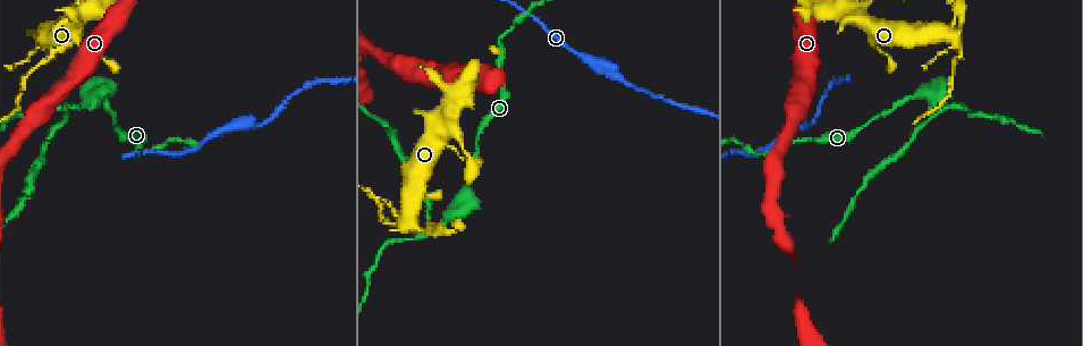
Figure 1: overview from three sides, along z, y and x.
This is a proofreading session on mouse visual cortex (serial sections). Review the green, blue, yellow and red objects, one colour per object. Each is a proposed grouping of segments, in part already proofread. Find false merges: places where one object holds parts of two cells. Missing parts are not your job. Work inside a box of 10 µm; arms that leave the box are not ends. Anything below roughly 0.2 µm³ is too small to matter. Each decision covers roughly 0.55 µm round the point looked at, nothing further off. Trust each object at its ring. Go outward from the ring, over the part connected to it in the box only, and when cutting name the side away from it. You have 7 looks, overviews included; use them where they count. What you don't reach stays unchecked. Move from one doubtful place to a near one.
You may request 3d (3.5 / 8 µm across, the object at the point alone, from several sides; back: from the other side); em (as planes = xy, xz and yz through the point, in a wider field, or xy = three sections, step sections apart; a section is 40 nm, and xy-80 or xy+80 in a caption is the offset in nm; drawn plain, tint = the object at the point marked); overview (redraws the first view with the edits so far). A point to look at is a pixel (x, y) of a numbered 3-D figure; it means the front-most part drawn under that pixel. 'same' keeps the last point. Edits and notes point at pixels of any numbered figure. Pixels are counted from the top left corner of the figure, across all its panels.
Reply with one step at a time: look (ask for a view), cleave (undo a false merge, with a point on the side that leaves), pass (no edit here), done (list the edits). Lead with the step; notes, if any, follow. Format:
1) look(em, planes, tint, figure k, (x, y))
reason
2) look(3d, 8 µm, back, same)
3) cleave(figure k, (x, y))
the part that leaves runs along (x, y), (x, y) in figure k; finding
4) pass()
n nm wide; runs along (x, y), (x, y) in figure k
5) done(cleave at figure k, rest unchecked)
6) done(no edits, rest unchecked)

look(3d, 3.5 µm, figure 1, (581, 59))

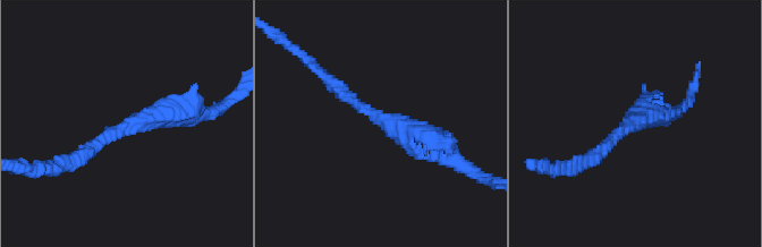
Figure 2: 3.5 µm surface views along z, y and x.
look(em, planes, tint, figure 2, (129, 126))

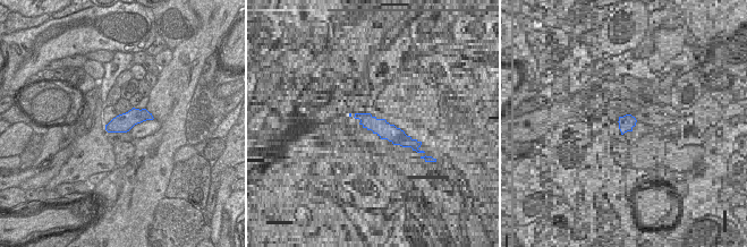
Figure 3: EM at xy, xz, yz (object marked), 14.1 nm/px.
pass()
continuous, no second cell

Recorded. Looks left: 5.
look(3d, 3.5 µm, figure 1, (954, 36))
sharp bend

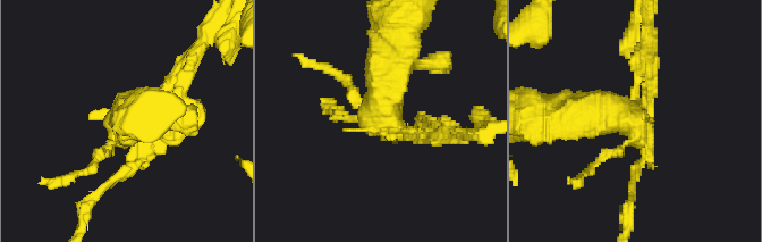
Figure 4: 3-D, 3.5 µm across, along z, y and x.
look(em, xy, step 3, tint, figure 4, (633, 120))

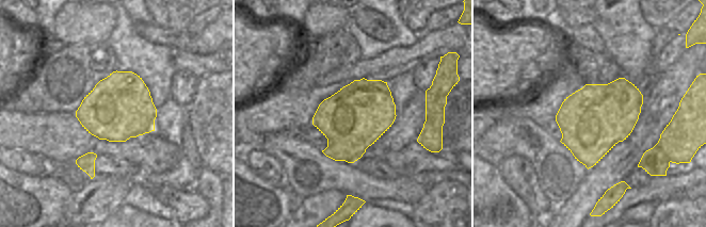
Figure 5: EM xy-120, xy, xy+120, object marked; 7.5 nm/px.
cleave(figure 4, (184, 84))
the part that leaves runs along (403, 131), (462, 136), (476, 124) in figure 4; a second cell is stuck on

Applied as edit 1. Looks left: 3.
look(overview)

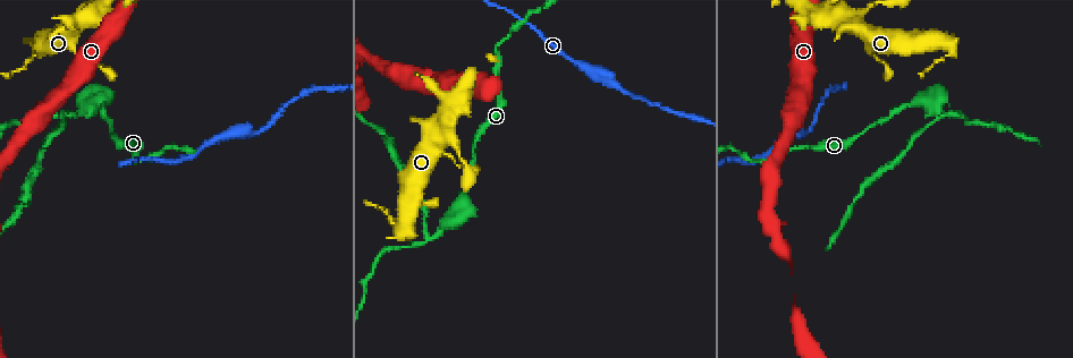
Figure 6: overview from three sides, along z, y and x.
look(3d, 3.5 µm, figure 6, (429, 238))
calibre changes

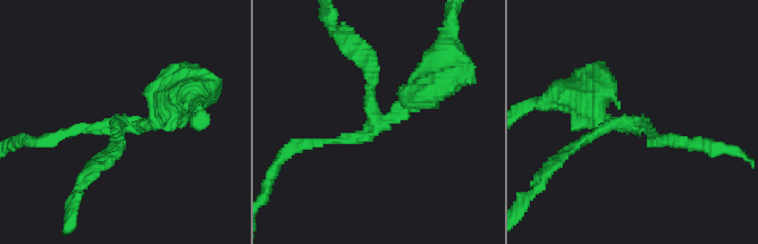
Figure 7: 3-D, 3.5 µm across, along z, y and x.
look(em, planes, tint, figure 7, (381, 122))
3 arms; arms of 100, 150, 400 nm

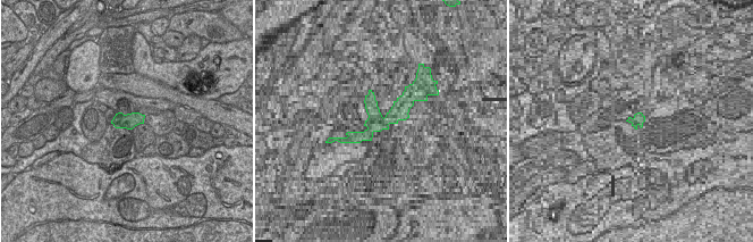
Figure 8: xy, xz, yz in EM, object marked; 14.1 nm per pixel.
cleave(figure 7, (589, 137))
the part that leaves runs along (628, 124), (601, 127), (546, 173) in figure 7; a second cell is stuck on

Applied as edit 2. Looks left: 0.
done(cleave at figure 4, cleave at figure 7, rest unchecked)

